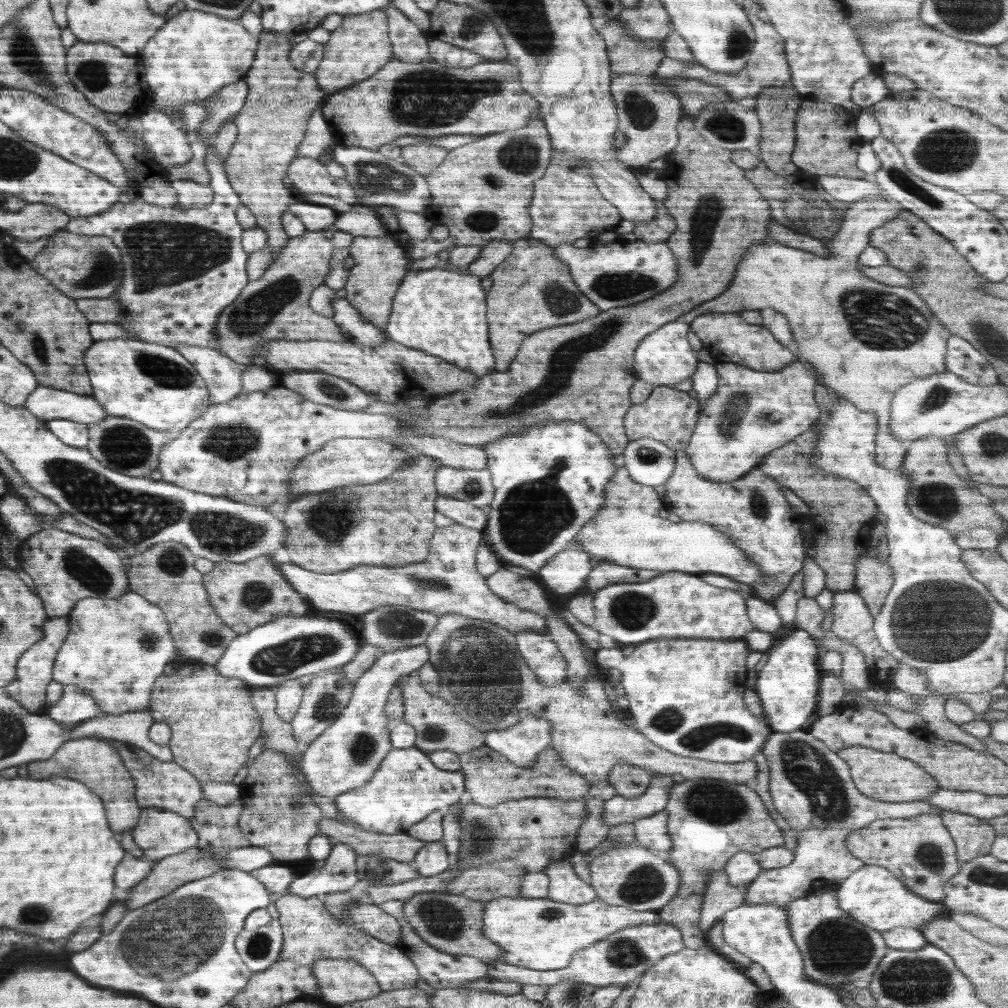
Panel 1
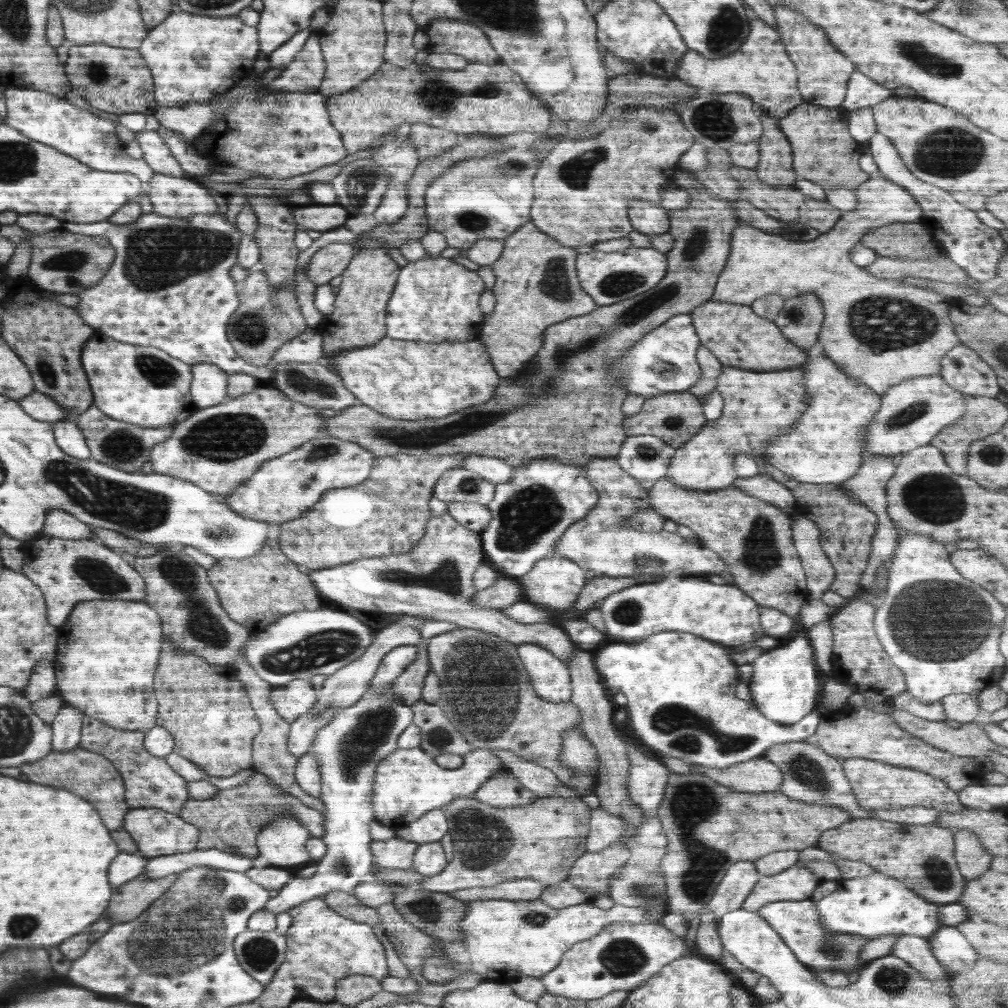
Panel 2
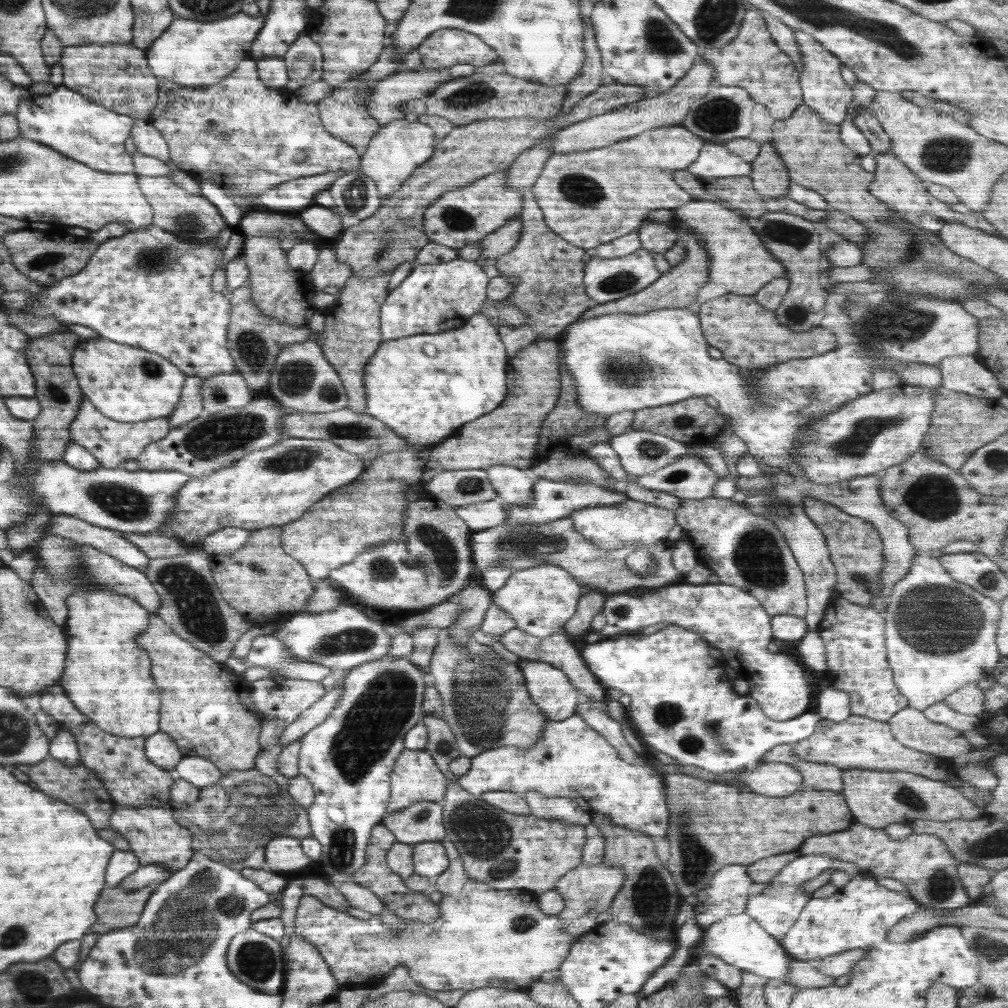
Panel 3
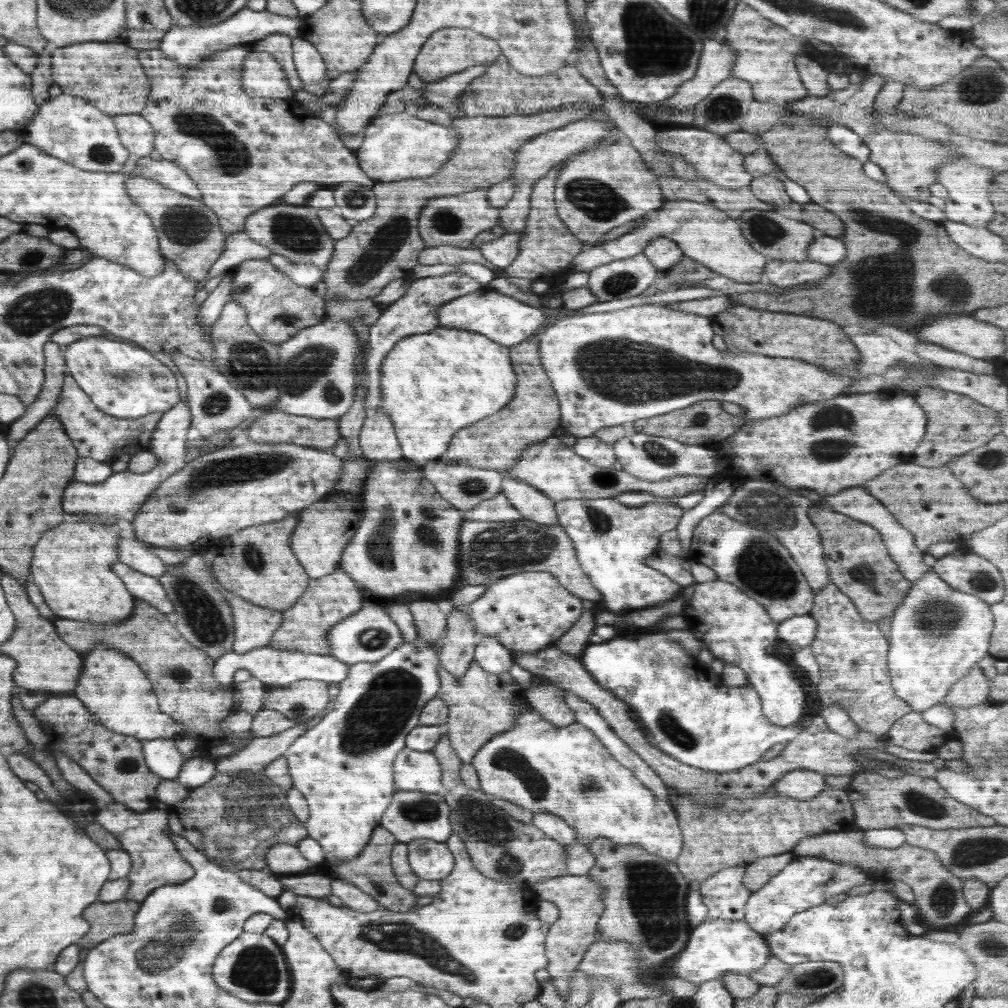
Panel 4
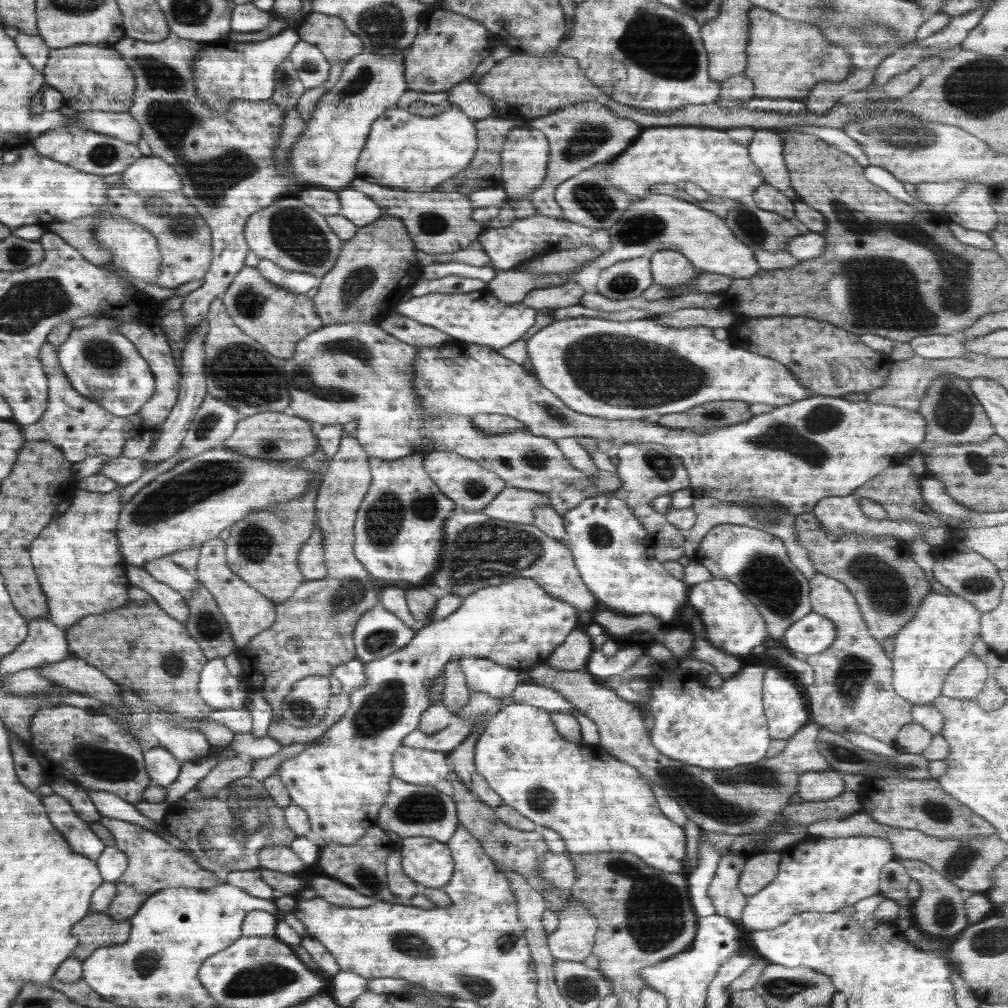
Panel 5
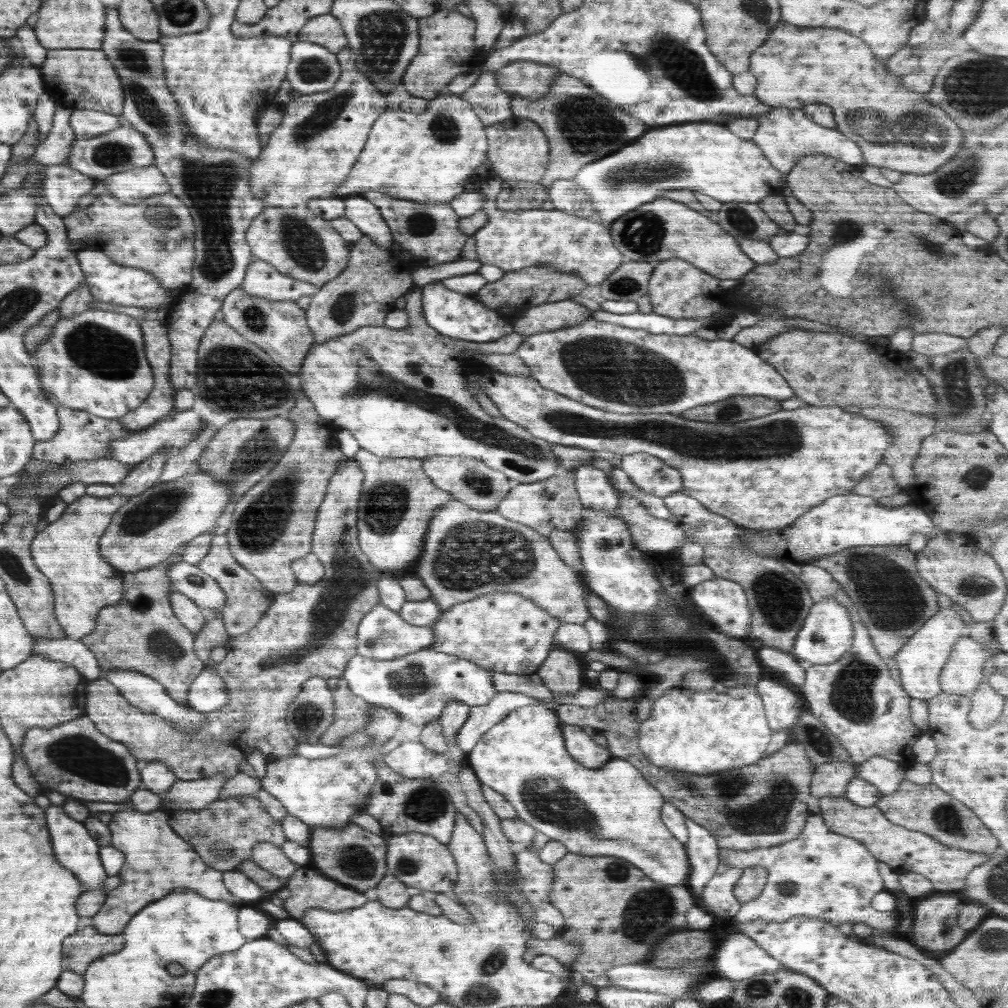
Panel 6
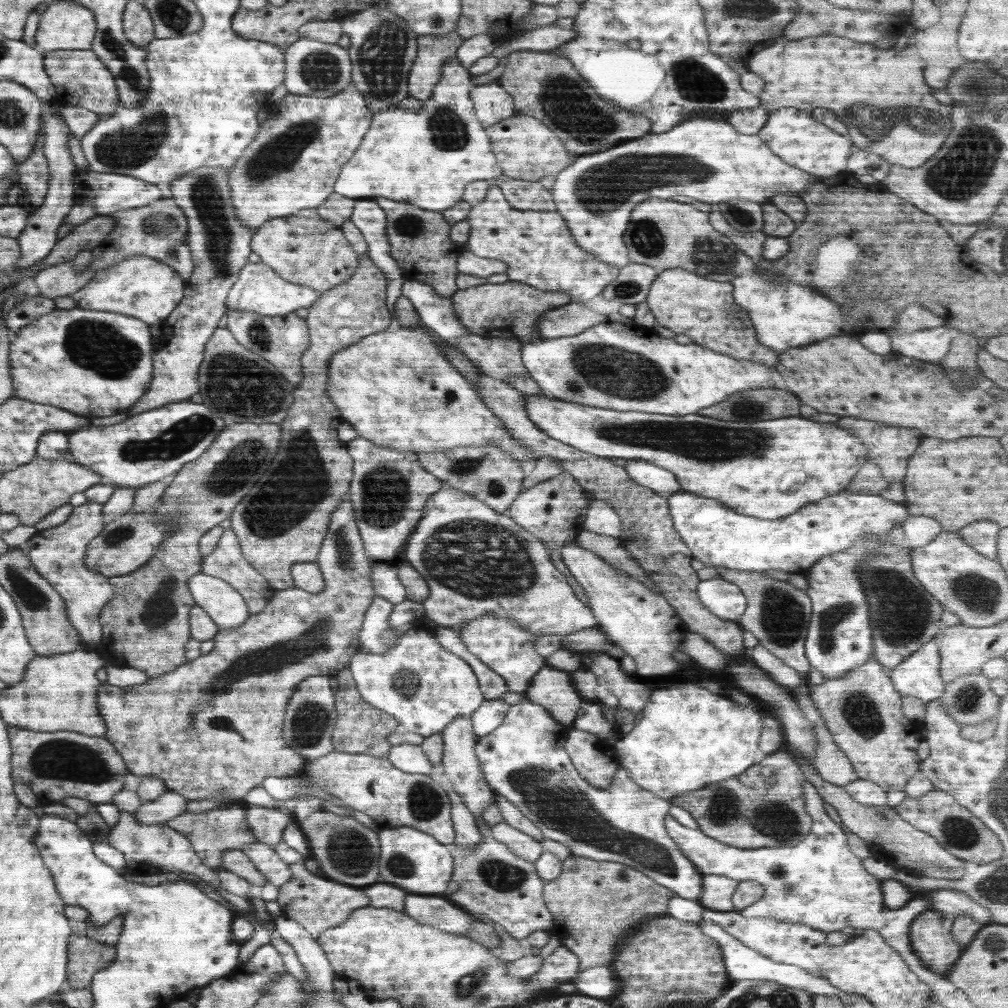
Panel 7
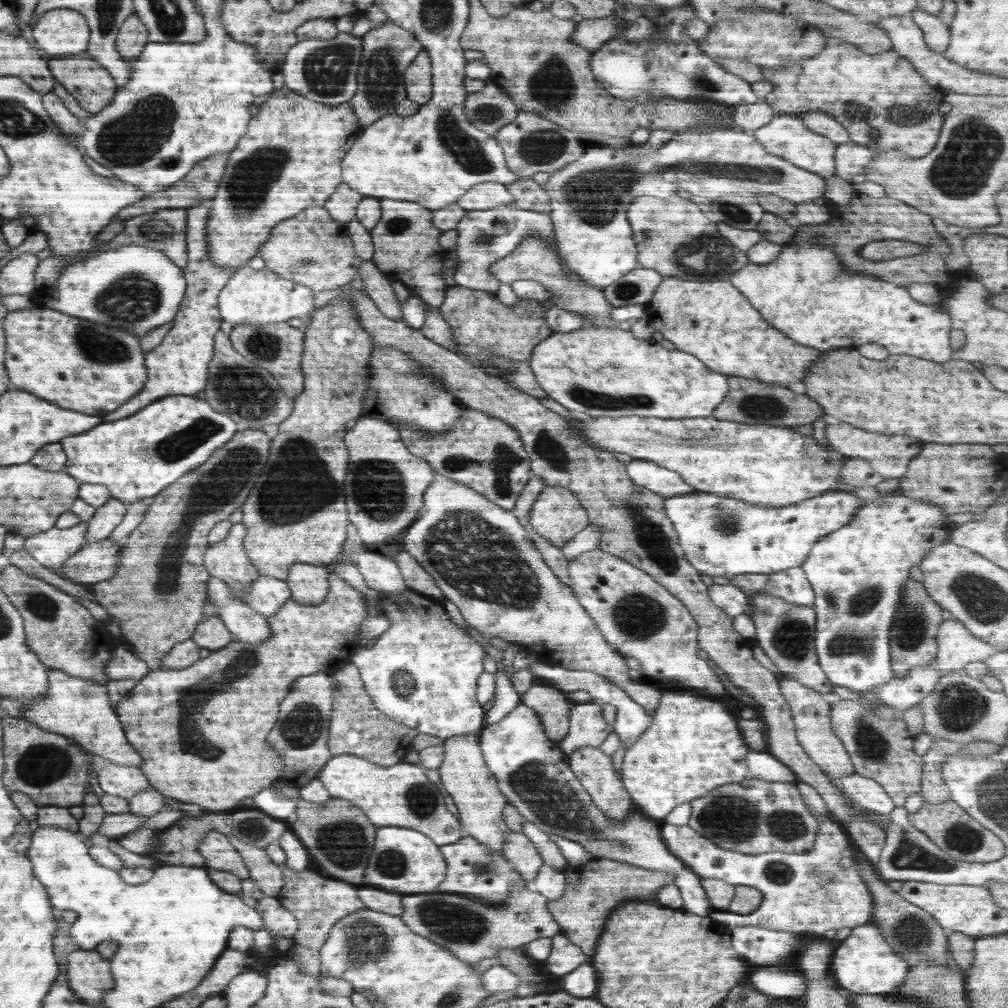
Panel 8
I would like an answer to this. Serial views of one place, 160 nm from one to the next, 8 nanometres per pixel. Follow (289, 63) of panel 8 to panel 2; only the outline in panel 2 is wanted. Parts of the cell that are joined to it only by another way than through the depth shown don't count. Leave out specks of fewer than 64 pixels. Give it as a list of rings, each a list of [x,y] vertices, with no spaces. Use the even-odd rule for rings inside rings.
[[[311,34],[294,62],[282,69],[280,76],[267,83],[274,91],[316,92],[324,76],[324,59],[318,34]]]

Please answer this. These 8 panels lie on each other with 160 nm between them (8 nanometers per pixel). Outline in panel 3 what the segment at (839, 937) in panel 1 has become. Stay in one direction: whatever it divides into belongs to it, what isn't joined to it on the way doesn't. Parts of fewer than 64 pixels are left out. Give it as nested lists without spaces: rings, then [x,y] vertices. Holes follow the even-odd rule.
[[[807,854],[800,855],[798,858],[789,862],[780,872],[777,872],[777,875],[768,882],[768,886],[764,889],[762,894],[756,894],[754,896],[750,896],[746,905],[745,913],[750,916],[750,918],[754,919],[758,924],[768,933],[770,936],[773,936],[775,939],[779,941],[785,938],[788,930],[793,924],[798,920],[800,912],[803,910],[804,905],[807,904],[808,901],[811,900],[811,896],[808,896],[801,888],[802,883],[810,878],[818,876],[818,874],[822,874],[822,872],[826,872],[828,868],[839,869],[839,866],[842,865],[840,860],[829,857],[828,855],[823,854]]]

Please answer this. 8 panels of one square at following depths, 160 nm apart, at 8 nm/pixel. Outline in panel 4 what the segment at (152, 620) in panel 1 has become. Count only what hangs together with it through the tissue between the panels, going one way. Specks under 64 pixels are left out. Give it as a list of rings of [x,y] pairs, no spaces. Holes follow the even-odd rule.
[[[91,514],[67,518],[54,529],[47,530],[33,549],[31,577],[39,586],[43,599],[54,610],[57,618],[109,624],[109,622],[127,620],[135,612],[136,599],[112,569],[112,565],[120,561],[117,553],[119,549],[117,542],[122,539],[119,529],[116,524],[104,525],[102,519],[104,519],[103,516]],[[96,646],[88,656],[82,655],[82,658],[85,664],[82,676],[78,677],[77,686],[71,693],[97,717],[102,726],[141,741],[162,737],[175,738],[186,732],[183,724],[160,710],[153,684],[142,672],[141,667],[126,654],[106,646]]]

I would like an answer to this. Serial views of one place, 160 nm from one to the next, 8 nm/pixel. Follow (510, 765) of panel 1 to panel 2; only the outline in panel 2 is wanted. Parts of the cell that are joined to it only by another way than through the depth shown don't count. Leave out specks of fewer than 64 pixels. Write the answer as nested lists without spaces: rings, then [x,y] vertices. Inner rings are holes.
[[[498,772],[498,774],[494,774],[492,778],[488,778],[488,780],[472,794],[472,798],[493,807],[524,806],[529,805],[537,799],[531,790],[520,785],[520,782],[509,772]]]

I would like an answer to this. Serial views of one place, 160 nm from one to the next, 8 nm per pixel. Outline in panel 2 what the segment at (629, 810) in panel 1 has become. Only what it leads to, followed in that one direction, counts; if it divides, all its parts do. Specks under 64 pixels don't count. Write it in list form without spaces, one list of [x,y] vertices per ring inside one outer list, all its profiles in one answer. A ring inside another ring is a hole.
[[[600,806],[593,808],[586,850],[591,853],[604,850],[621,838],[625,828],[625,820],[620,815],[610,814]]]

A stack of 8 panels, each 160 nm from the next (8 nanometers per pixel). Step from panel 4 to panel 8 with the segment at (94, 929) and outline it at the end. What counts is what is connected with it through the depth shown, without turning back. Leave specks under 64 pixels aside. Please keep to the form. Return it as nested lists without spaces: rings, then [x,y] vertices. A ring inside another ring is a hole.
[[[75,949],[67,958],[66,977],[74,994],[91,1007],[100,1005],[103,994],[113,989],[110,959],[84,949]]]

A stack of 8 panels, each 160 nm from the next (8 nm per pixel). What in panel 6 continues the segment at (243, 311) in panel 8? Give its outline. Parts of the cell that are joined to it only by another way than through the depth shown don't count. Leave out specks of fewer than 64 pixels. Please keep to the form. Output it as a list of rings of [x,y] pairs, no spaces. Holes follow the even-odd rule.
[[[260,259],[247,266],[241,285],[248,296],[262,298],[268,302],[296,302],[304,296],[314,296],[320,289],[311,282],[278,272],[275,266]]]

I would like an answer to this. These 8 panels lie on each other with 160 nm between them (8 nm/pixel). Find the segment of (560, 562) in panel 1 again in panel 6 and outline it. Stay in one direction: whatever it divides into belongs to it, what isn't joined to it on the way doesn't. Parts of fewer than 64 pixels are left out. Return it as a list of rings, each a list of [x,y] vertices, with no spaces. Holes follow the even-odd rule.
[[[493,592],[483,594],[474,600],[461,602],[451,609],[441,613],[441,617],[432,629],[434,642],[428,649],[438,653],[453,655],[472,662],[486,671],[502,672],[504,674],[520,674],[526,676],[536,673],[553,650],[553,639],[561,620],[550,616],[541,606],[532,600],[513,592]],[[370,704],[369,723],[356,748],[344,750],[328,758],[302,759],[286,757],[266,765],[261,788],[275,796],[286,807],[287,814],[297,816],[309,827],[323,826],[340,830],[348,826],[351,816],[364,811],[371,788],[378,781],[375,760],[382,759],[380,749],[392,739],[400,726],[396,712]]]

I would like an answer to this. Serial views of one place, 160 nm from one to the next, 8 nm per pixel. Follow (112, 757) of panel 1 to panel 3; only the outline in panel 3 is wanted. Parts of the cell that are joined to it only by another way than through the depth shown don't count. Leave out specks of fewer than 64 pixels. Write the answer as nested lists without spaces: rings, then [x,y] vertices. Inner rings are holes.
[[[50,757],[37,762],[36,765],[17,766],[17,769],[26,776],[30,776],[30,780],[34,780],[40,790],[46,790],[46,794],[50,794],[54,798],[64,798],[64,802],[70,802],[72,806],[78,806],[76,809],[87,814],[87,817],[94,824],[94,828],[100,830],[109,828],[116,802],[111,797],[110,790],[107,789],[103,780],[100,780],[94,772],[90,772],[88,767],[84,765],[69,767],[62,761]]]

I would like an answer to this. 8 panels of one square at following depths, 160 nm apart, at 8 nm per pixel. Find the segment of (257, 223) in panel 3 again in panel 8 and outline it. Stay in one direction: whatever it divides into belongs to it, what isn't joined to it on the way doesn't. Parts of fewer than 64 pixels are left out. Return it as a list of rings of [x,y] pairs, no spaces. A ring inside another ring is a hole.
[[[312,206],[274,226],[258,255],[276,274],[314,292],[338,289],[358,282],[359,268],[364,261],[356,254],[346,231],[347,224],[333,220],[323,206]]]

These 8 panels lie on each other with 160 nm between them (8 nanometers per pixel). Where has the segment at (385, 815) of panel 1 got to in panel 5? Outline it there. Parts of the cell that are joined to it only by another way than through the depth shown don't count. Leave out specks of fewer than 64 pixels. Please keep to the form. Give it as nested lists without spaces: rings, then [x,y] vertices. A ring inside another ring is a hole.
[[[510,704],[506,708],[502,708],[492,720],[488,723],[486,730],[480,735],[475,746],[475,770],[477,774],[480,774],[486,783],[492,787],[494,792],[497,792],[502,799],[502,802],[514,810],[518,811],[522,816],[529,818],[532,822],[535,822],[538,827],[548,827],[555,830],[562,835],[565,840],[565,846],[569,853],[599,853],[599,852],[623,852],[635,854],[639,859],[646,862],[647,865],[654,867],[658,870],[663,870],[666,873],[680,873],[686,872],[687,869],[684,865],[686,856],[686,835],[684,835],[684,829],[678,826],[677,822],[670,820],[659,809],[656,797],[650,788],[650,784],[639,774],[638,770],[635,770],[626,762],[622,762],[619,758],[612,756],[609,752],[606,752],[599,744],[581,745],[578,743],[570,742],[566,740],[556,729],[550,713],[543,708],[536,708],[536,706],[528,706],[526,704]],[[402,744],[393,754],[392,770],[395,778],[406,783],[434,786],[448,778],[450,763],[445,752],[410,748]]]

